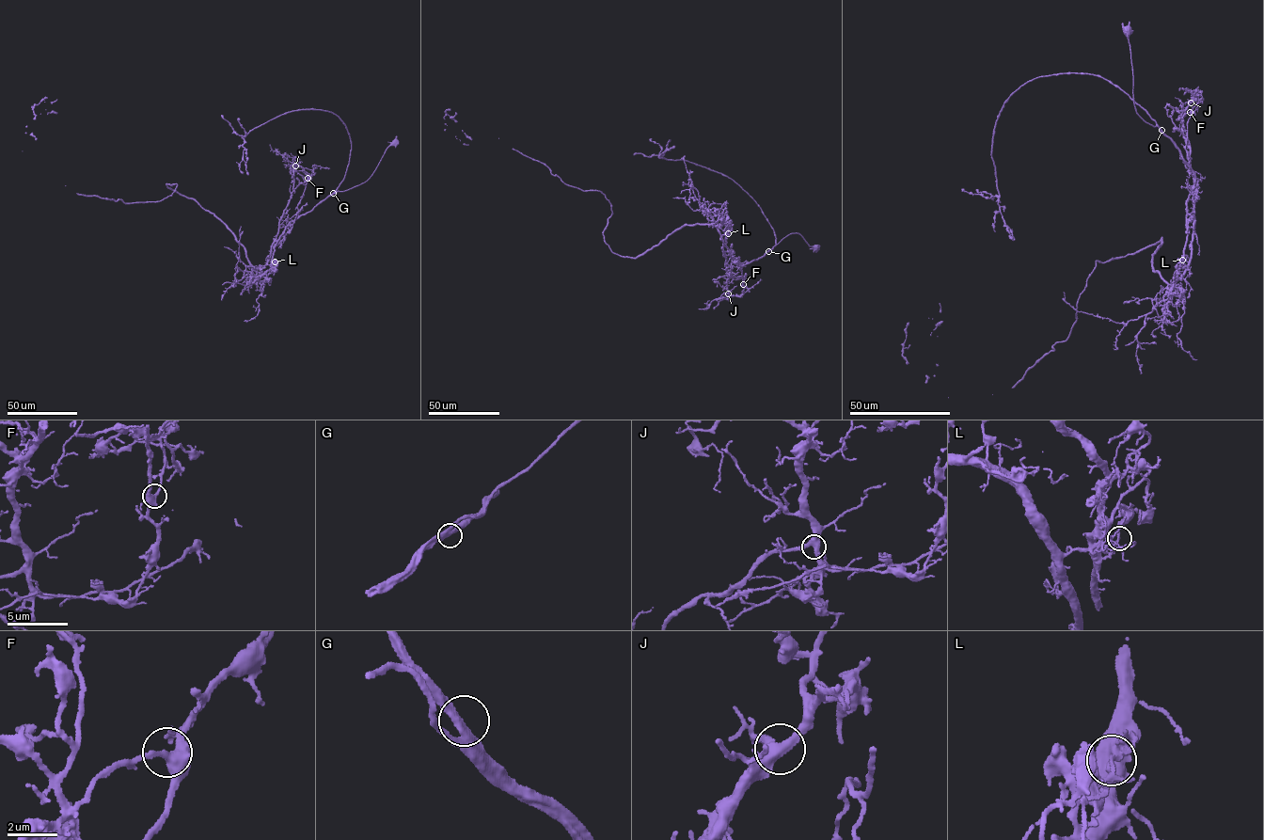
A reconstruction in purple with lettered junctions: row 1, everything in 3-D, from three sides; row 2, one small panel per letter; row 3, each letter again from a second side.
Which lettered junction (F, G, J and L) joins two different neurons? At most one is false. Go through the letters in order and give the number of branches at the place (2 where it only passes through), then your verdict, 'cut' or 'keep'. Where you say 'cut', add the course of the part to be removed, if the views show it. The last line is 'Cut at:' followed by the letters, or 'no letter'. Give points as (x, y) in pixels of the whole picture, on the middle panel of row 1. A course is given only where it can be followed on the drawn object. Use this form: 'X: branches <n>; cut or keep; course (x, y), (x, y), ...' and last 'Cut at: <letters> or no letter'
F: branches 3; keep
G: branches 3; keep
J: branches 3; keep
L: branches 3; cut; course (728, 233), (725, 245), (741, 265), (776, 245), (773, 229), (755, 200), (720, 173), (662, 158), (674, 147)
Cut at: L

